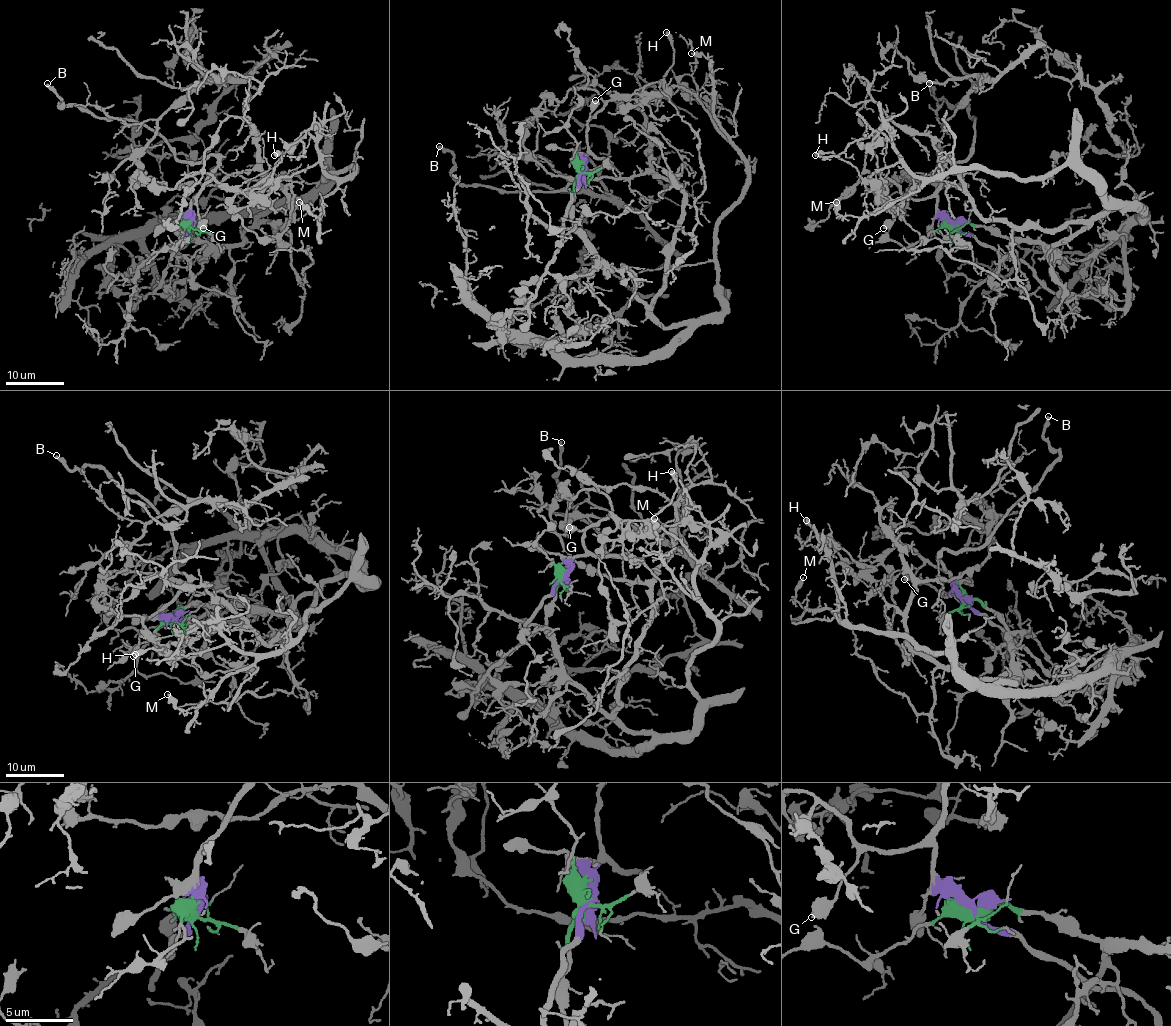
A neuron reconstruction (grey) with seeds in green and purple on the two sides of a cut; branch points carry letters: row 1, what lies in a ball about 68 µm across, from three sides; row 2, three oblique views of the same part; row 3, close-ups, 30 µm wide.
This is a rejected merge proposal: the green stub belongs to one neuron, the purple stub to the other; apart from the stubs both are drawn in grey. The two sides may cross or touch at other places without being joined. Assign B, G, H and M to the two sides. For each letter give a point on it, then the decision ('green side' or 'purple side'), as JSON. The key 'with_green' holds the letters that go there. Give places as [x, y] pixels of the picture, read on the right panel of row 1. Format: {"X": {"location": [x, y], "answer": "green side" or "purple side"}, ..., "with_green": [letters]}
{"B": {"location": [929, 83], "answer": "purple side"}, "G": {"location": [883, 228], "answer": "purple side"}, "H": {"location": [815, 155], "answer": "purple side"}, "M": {"location": [836, 202], "answer": "green side"}, "with_green": ["M"]}

